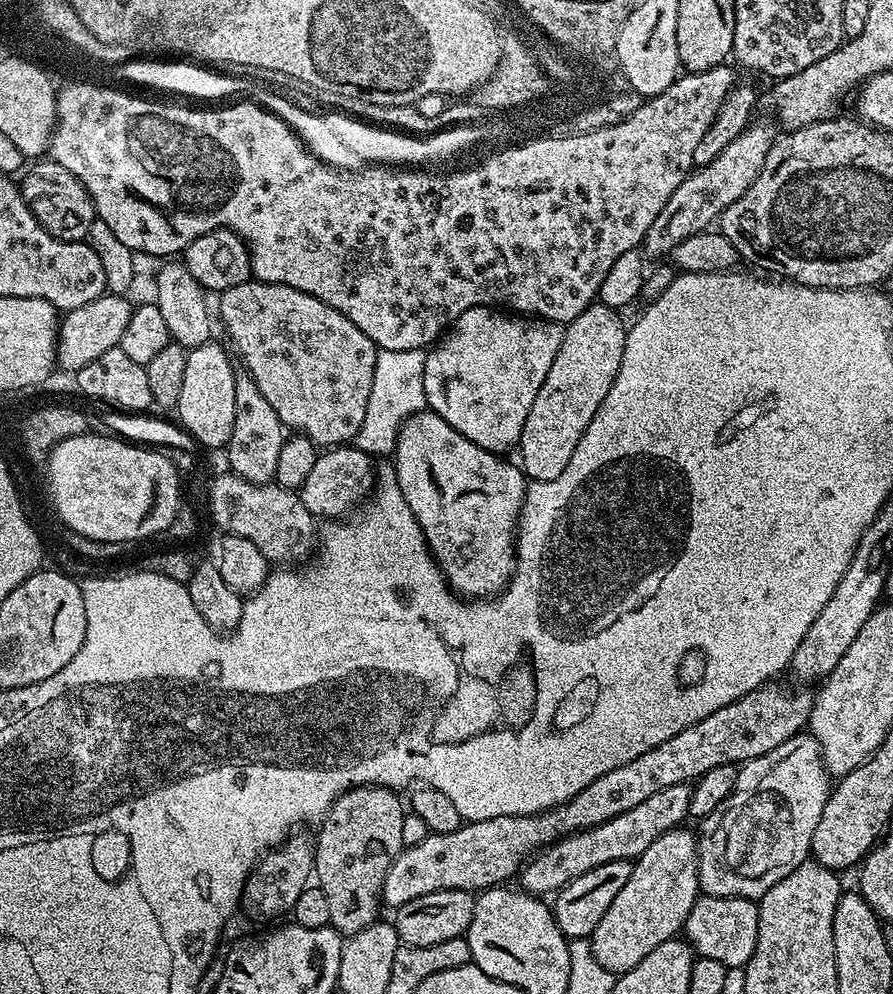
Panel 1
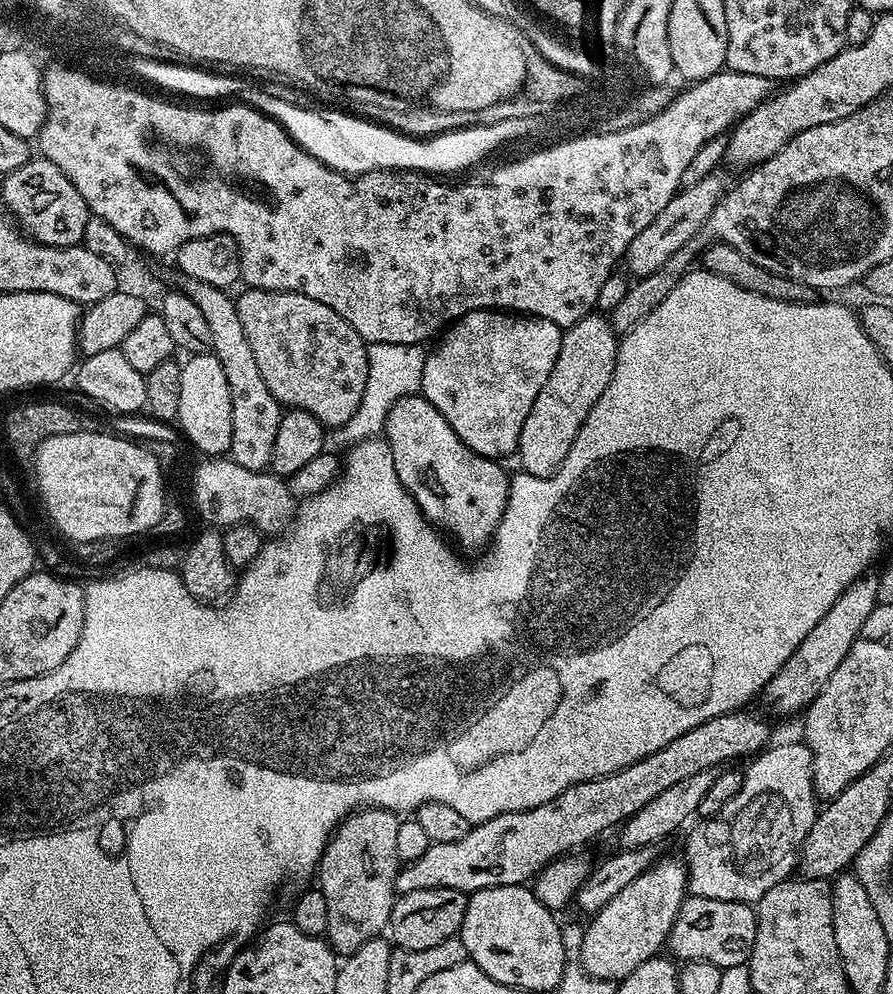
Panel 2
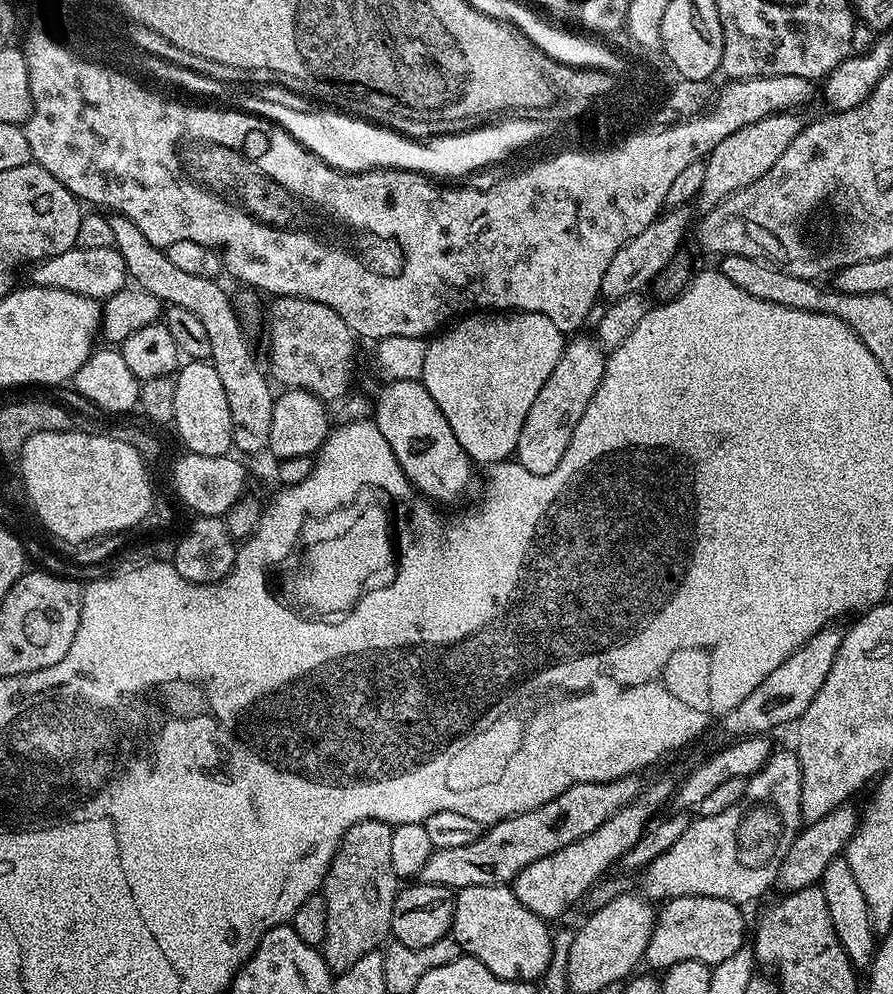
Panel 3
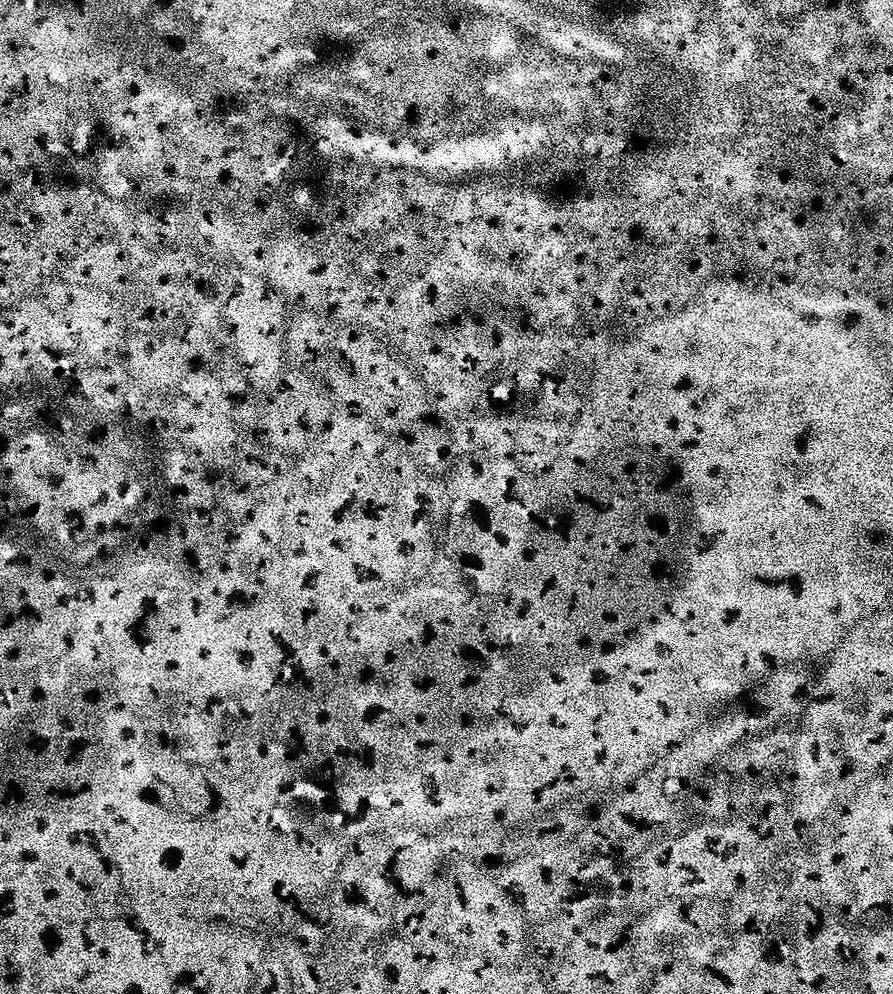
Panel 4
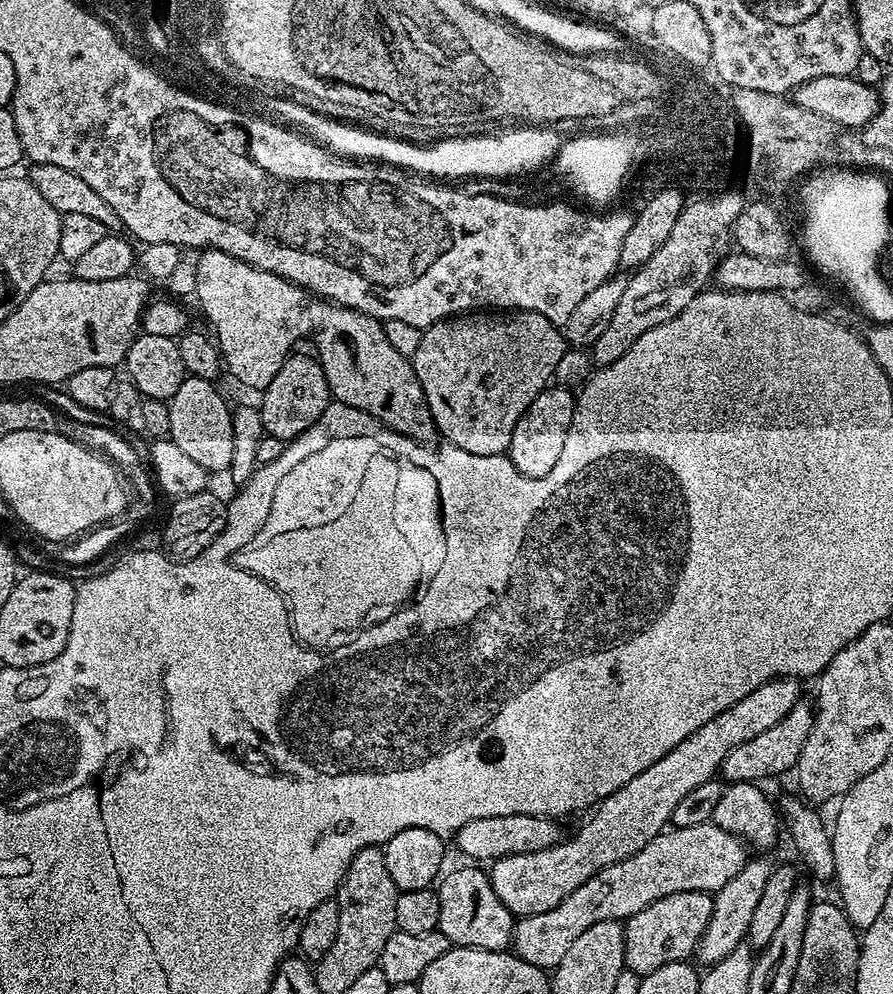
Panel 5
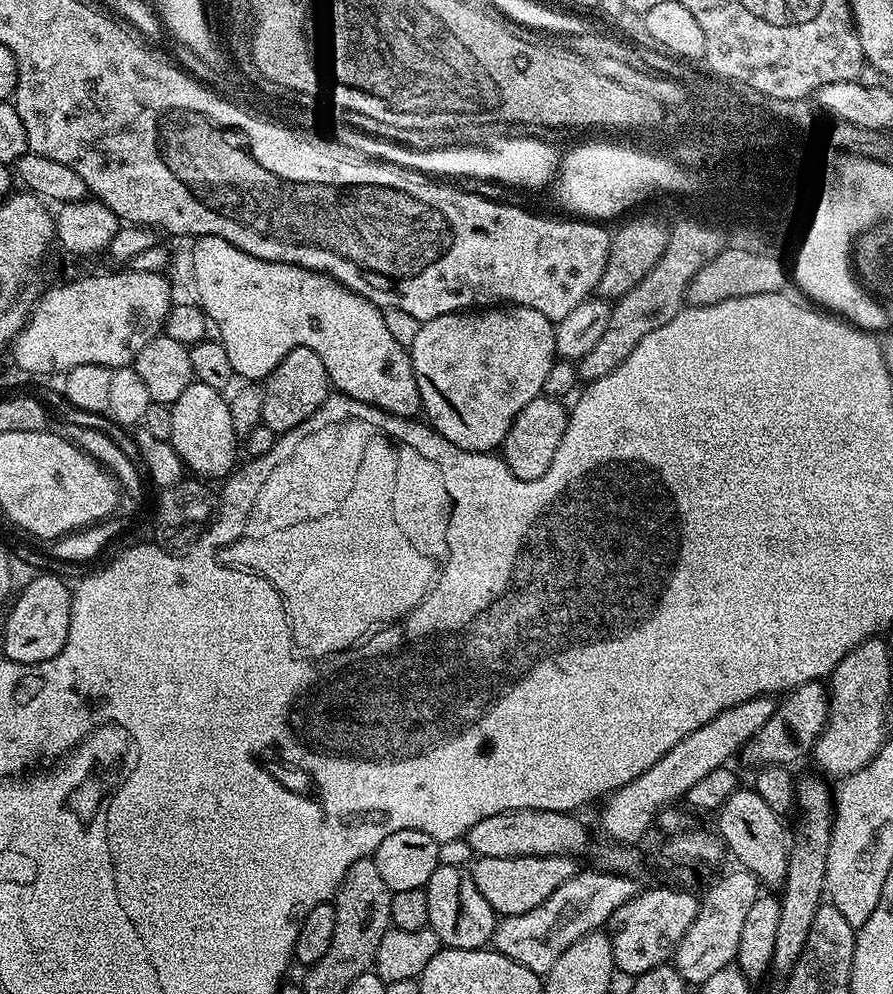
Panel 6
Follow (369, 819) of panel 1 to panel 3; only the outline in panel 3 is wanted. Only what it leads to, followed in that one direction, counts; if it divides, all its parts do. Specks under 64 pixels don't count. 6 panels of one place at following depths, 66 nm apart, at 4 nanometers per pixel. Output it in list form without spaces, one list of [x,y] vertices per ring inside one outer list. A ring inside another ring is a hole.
[[[363,820],[350,826],[328,867],[322,889],[328,911],[322,955],[333,974],[350,970],[362,954],[377,951],[389,939],[398,891],[398,878],[390,862],[392,829],[393,825],[377,820]]]

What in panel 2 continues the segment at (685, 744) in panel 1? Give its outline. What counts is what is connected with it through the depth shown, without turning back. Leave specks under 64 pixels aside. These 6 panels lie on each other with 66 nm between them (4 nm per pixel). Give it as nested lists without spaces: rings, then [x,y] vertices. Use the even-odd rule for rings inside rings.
[[[752,710],[727,712],[718,718],[710,718],[706,722],[702,722],[702,726],[694,726],[694,730],[686,730],[686,734],[674,738],[674,742],[662,746],[662,750],[654,750],[654,754],[650,754],[614,774],[578,782],[574,786],[562,790],[562,794],[558,794],[558,798],[554,798],[550,802],[542,802],[542,806],[534,806],[530,810],[521,812],[498,814],[498,818],[490,818],[481,824],[471,825],[466,838],[458,838],[458,842],[429,843],[426,854],[407,861],[396,873],[397,893],[449,888],[471,894],[494,886],[527,885],[536,873],[541,868],[545,868],[549,862],[558,860],[573,850],[580,850],[583,844],[598,839],[603,832],[608,832],[611,828],[619,829],[624,821],[630,819],[634,814],[638,814],[638,810],[642,810],[642,806],[646,806],[646,802],[658,798],[658,794],[662,794],[662,790],[675,786],[677,782],[682,782],[682,778],[690,778],[690,774],[698,774],[698,770],[716,768],[727,762],[734,762],[738,756],[755,757],[769,743],[767,724],[769,721],[763,715],[755,716],[754,713],[748,711]]]

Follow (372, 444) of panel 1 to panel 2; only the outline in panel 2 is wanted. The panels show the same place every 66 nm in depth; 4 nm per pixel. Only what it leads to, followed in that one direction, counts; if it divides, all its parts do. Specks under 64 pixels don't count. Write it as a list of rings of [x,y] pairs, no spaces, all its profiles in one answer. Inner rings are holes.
[[[398,342],[368,344],[368,373],[366,390],[362,390],[362,402],[358,402],[358,410],[354,410],[354,418],[350,418],[350,422],[335,429],[334,434],[325,435],[325,449],[344,450],[353,444],[379,437],[390,414],[390,406],[394,406],[394,402],[402,398],[417,395],[421,391],[425,355],[425,349],[419,344]]]

